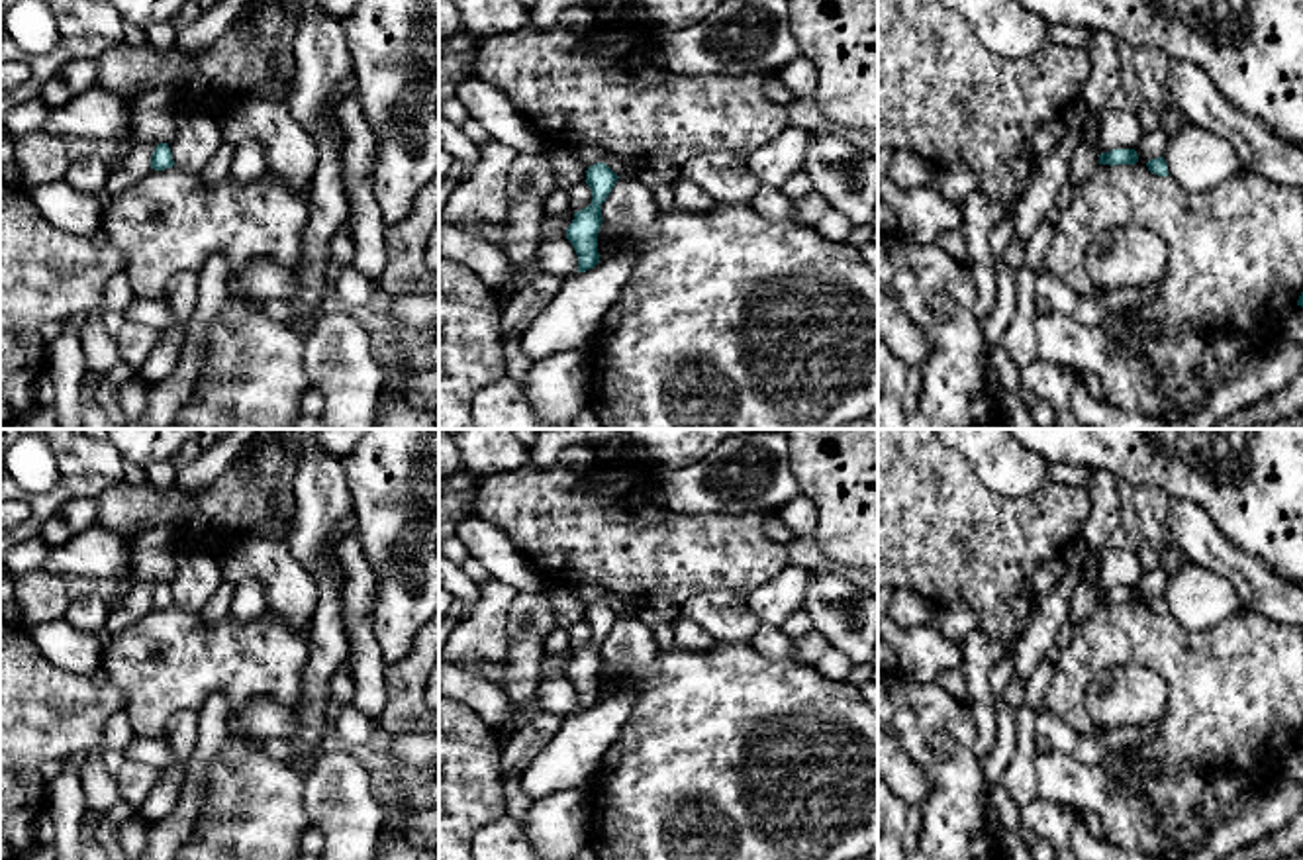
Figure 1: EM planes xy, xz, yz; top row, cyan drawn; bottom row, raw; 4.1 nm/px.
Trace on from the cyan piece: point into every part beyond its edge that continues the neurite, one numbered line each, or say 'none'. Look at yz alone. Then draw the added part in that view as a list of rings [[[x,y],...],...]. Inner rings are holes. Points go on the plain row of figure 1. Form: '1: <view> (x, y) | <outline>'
none

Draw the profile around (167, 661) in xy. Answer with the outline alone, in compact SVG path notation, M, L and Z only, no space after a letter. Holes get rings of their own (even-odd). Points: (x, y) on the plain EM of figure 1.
M170 605L143 611L131 627L112 637L104 648L102 676L123 692L133 735L161 739L167 737L167 721L174 713L200 713L214 692L227 697L227 715L257 697L270 697L294 713L308 658L310 623L292 625L265 611L253 621L227 615L216 625L204 625L200 613Z

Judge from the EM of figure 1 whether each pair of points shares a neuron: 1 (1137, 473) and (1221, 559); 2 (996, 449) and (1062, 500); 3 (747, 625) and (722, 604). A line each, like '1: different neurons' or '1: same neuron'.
1: different neurons
2: different neurons
3: same neuron

